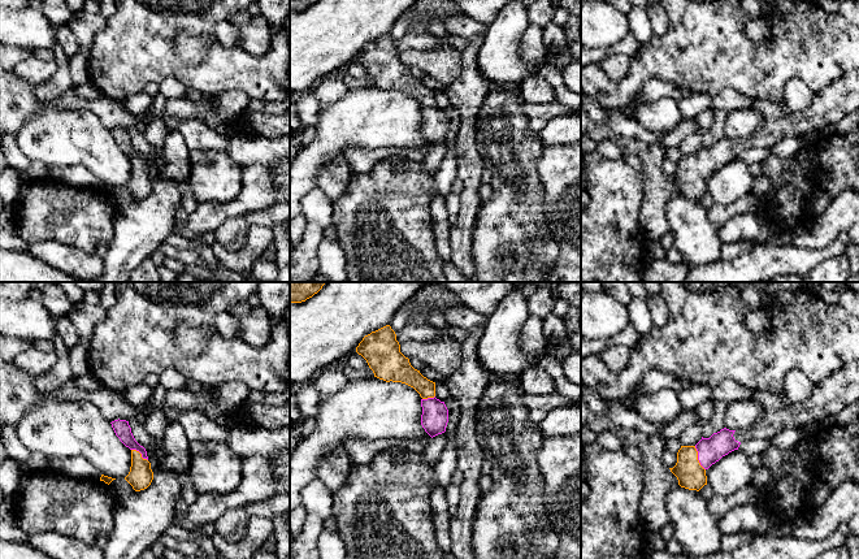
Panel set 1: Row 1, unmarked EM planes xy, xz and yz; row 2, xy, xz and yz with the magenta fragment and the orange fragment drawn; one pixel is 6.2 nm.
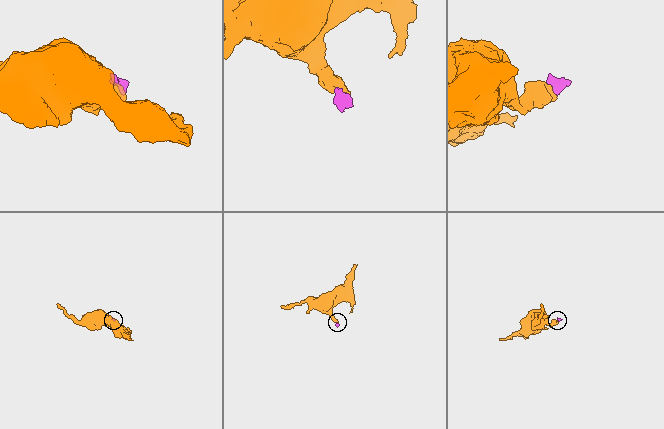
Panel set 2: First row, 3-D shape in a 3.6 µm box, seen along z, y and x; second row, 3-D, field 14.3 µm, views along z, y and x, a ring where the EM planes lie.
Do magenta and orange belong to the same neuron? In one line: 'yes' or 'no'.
yes

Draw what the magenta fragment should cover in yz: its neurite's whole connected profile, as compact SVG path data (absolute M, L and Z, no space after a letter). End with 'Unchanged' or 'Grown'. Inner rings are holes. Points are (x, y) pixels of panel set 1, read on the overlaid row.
M859 359L849 361L840 370L814 385L811 395L802 403L765 411L750 428L729 430L726 428L703 438L695 446L681 446L677 463L671 472L678 485L699 491L707 485L706 471L739 445L751 438L773 438L790 428L802 428L814 422L827 422L849 404L859 402Z. Grown

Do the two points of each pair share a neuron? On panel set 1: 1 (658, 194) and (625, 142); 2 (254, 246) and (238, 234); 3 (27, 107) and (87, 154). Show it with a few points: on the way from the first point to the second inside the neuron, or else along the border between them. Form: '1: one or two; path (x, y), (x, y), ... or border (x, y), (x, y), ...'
1: one; path (655, 180), (653, 164), (640, 151)
2: two; border (251, 226), (247, 243), (237, 251), (216, 242)
3: two; border (48, 108), (31, 115), (14, 134)

